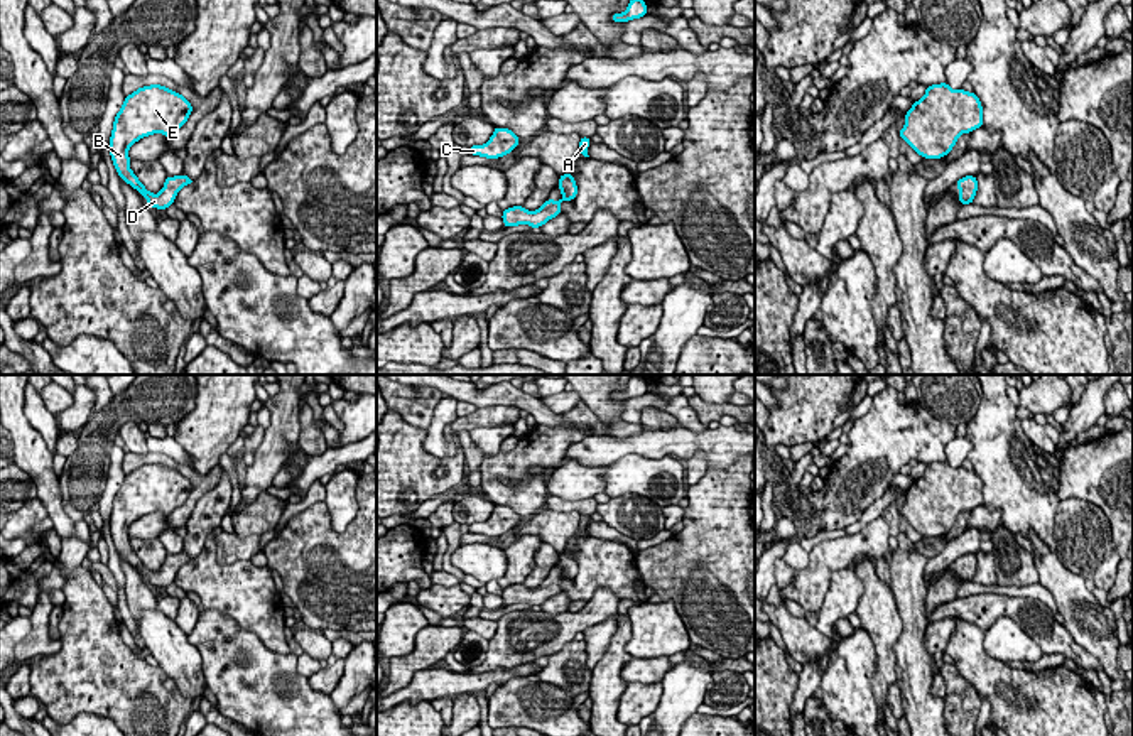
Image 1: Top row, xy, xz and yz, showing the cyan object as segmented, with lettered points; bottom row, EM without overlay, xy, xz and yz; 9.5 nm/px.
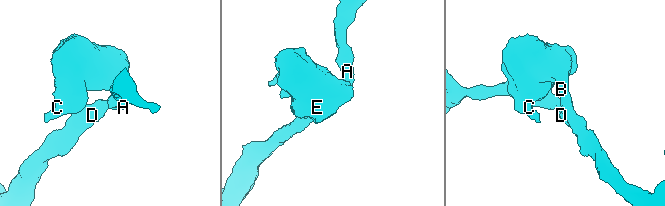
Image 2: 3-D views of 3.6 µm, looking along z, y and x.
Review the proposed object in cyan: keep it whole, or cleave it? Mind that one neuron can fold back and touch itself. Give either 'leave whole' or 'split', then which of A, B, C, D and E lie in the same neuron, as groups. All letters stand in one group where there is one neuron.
leave whole; groups A B C D E

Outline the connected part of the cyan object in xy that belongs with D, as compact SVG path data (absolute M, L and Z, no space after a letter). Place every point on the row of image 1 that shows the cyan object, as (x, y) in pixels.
M160 84L142 86L125 96L115 116L110 137L110 155L120 179L130 184L147 199L149 208L167 209L174 204L177 192L192 181L186 176L165 177L164 187L152 194L130 169L130 147L144 137L162 133L171 137L184 127L192 105L177 91Z

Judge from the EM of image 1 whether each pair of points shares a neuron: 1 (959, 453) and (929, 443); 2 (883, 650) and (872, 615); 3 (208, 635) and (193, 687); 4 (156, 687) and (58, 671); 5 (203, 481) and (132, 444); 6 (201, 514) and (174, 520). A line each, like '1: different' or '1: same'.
1: different
2: same
3: different
4: same
5: different
6: different

